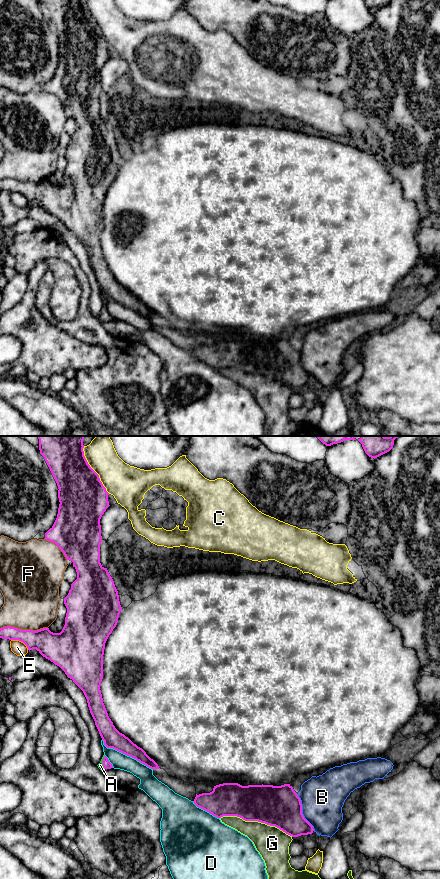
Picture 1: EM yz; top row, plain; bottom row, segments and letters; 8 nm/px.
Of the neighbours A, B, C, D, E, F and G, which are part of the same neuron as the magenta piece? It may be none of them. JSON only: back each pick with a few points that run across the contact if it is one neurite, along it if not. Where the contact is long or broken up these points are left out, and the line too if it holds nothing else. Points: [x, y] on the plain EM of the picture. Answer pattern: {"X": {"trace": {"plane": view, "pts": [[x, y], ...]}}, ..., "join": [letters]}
{"A": {"trace": {"plane": "yz", "pts": [[107, 317], [102, 314], [100, 317]]}}, "join": ["A"]}

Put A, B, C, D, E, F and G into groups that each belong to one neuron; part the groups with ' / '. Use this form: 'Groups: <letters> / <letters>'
Groups: A / B / C / D / E / F / G

